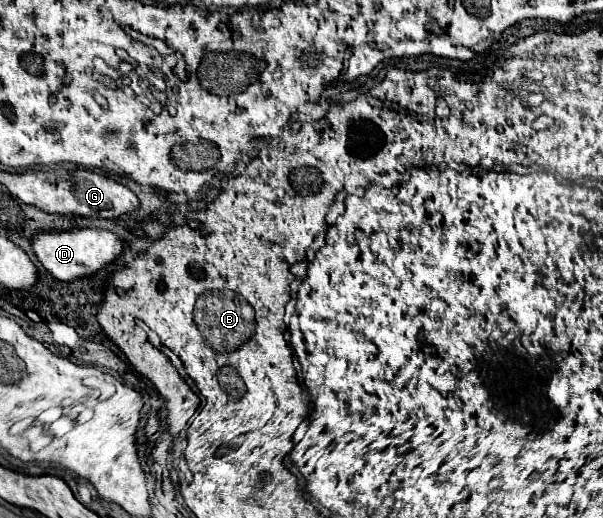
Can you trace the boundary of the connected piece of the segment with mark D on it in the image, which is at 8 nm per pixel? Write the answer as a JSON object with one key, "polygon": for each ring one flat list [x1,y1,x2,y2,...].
{"polygon":[[70,229,70,231,38,231,32,235,32,251,48,273,60,281,74,281,96,273,110,265,122,251,122,241,102,229]]}

